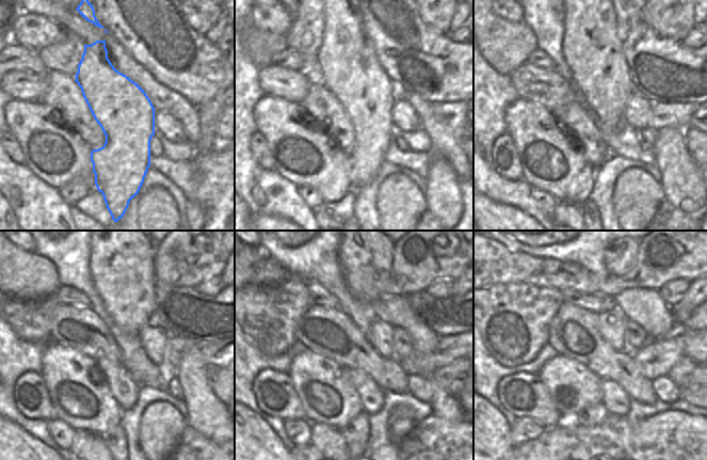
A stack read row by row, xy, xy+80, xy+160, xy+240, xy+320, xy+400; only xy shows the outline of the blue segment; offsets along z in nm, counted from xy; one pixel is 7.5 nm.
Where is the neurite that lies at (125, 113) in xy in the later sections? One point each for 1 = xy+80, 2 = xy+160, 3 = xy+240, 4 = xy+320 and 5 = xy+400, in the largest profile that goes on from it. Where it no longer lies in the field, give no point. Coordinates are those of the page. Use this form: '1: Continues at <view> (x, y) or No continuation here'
1: Continues at xy+80 (350, 69)
2: Continues at xy+160 (592, 50)
3: Continues at xy+240 (122, 264)
4: Continues at xy+320 (365, 254)
5: Continues at xy+400 (621, 255).

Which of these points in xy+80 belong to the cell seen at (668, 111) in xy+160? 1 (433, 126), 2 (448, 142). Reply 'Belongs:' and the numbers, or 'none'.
Belongs: none

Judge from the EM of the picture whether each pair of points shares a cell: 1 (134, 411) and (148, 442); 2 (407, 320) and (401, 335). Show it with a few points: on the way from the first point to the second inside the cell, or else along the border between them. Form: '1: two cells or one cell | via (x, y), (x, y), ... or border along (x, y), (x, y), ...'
1: two cells | border along (154, 401), (146, 407), (140, 419), (139, 447)
2: two cells | border along (394, 326), (399, 326), (410, 336), (414, 350)

